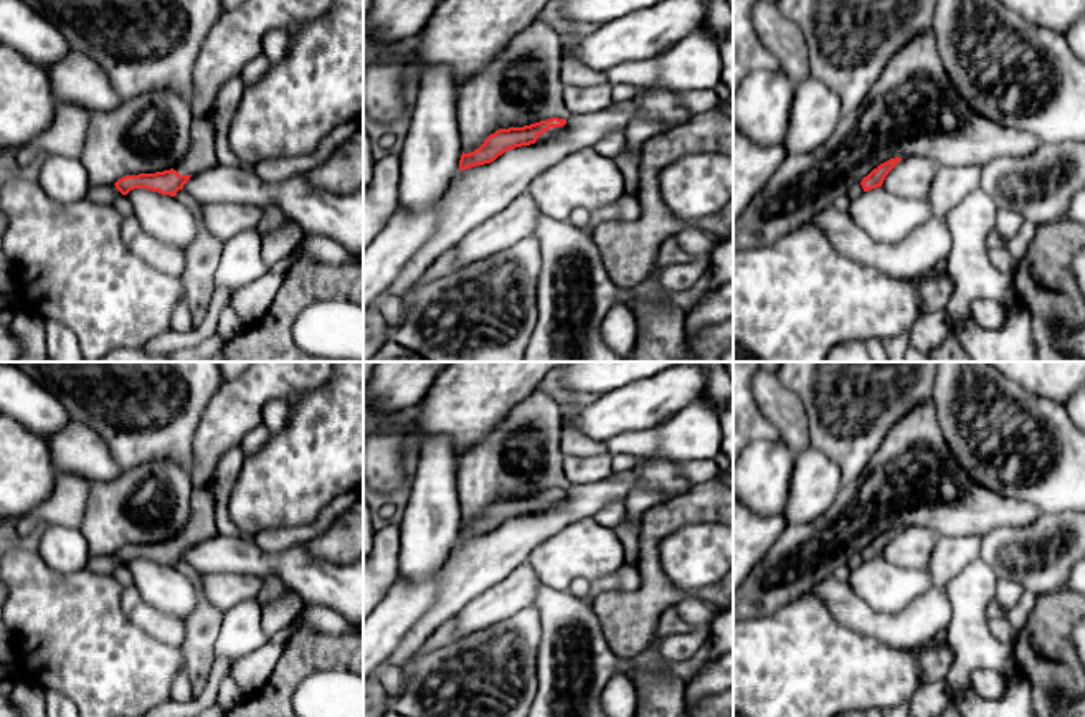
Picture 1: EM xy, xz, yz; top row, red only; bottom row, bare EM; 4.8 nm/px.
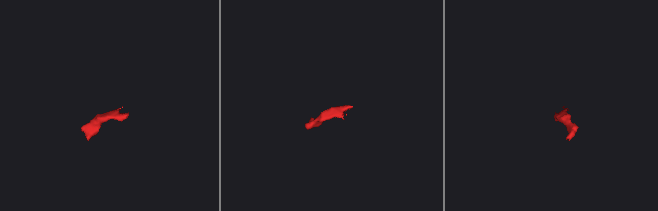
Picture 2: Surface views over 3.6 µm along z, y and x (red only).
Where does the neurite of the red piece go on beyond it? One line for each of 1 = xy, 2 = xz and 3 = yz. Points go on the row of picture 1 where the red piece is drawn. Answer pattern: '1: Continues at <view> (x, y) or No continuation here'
1: Continues at xy (202, 154)
2: Continues at xz (552, 131)
3: No continuation here

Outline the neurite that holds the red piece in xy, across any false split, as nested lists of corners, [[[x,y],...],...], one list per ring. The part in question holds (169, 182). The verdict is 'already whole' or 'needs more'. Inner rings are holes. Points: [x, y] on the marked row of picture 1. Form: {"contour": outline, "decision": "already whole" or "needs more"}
{"contour": [[[193,119],[190,152],[178,165],[155,173],[126,175],[114,185],[122,195],[134,188],[147,188],[175,197],[192,175],[218,164],[215,142],[216,134],[210,119]]], "decision": "needs more"}

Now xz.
{"contour": [[[552,117],[524,127],[499,129],[474,152],[461,155],[459,170],[494,162],[504,152],[542,142],[565,131],[566,119]]], "decision": "needs more"}

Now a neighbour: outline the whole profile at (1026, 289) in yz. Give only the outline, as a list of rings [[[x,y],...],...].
[[[1059,223],[1035,228],[1029,249],[1014,269],[1016,302],[1031,317],[1035,344],[1035,362],[1085,362],[1080,357],[1064,357],[1055,349],[1055,340],[1085,324],[1085,301],[1077,291],[1072,261],[1085,248],[1083,223]]]

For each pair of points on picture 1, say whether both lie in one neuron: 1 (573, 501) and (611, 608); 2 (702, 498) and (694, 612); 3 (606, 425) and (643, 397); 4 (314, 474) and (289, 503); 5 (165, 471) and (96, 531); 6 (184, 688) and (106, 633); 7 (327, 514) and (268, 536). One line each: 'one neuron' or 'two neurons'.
1: two neurons
2: two neurons
3: one neuron
4: one neuron
5: one neuron
6: two neurons
7: one neuron

